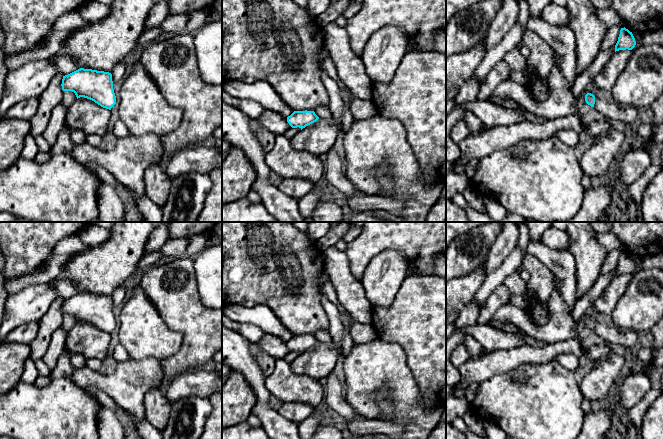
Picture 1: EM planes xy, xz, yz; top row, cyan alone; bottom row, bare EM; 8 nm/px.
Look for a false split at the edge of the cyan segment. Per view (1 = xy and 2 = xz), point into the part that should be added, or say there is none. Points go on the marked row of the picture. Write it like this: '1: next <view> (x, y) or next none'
1: next none
2: next none

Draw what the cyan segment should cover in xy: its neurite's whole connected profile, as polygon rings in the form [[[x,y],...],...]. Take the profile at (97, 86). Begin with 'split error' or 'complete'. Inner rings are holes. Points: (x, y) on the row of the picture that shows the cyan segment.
complete | [[[80,68],[63,76],[61,86],[63,91],[74,92],[77,99],[90,99],[109,110],[116,104],[112,74],[109,72]]]

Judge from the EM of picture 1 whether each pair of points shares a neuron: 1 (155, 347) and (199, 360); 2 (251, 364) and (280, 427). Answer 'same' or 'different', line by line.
1: different
2: same

